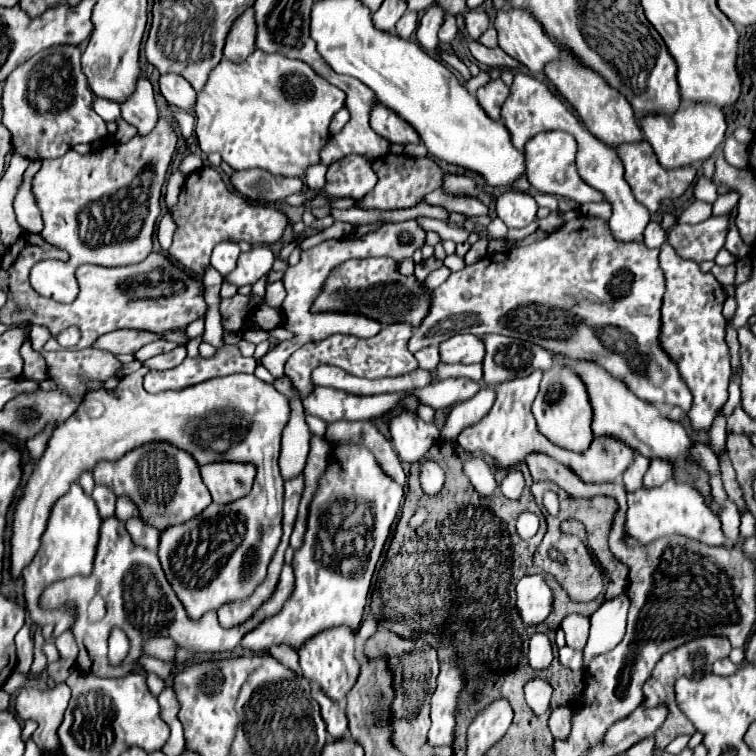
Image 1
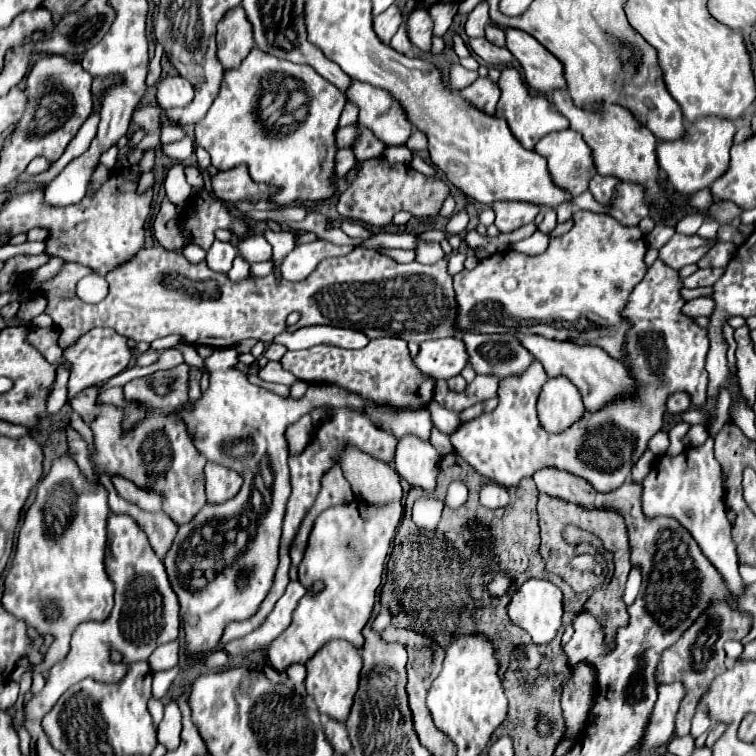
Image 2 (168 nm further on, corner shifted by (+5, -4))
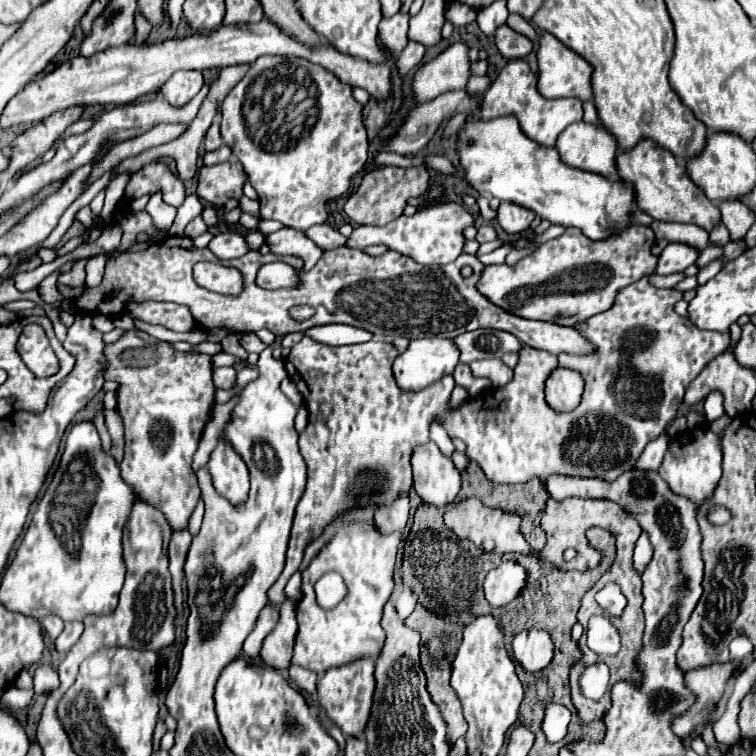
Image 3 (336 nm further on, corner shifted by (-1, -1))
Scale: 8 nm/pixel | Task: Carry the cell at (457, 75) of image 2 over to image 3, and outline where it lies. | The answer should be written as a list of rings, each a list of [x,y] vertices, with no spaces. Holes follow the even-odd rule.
[[[452,43],[432,61],[418,67],[412,79],[412,93],[416,103],[426,103],[442,93],[464,89],[470,79],[468,45]]]

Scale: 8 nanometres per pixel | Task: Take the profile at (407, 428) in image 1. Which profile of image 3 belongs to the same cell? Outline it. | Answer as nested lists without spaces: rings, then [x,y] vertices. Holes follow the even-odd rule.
[[[426,443],[414,449],[414,491],[420,499],[434,507],[446,507],[454,503],[460,491],[460,471],[452,459],[442,455],[436,443]]]

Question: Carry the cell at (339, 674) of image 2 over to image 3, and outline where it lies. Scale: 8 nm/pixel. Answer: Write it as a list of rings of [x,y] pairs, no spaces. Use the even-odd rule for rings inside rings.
[[[354,661],[354,665],[342,665],[338,669],[330,669],[330,673],[324,673],[318,679],[318,701],[322,709],[326,711],[328,719],[342,729],[348,737],[364,737],[366,723],[370,719],[372,709],[372,697],[374,697],[374,661]]]

